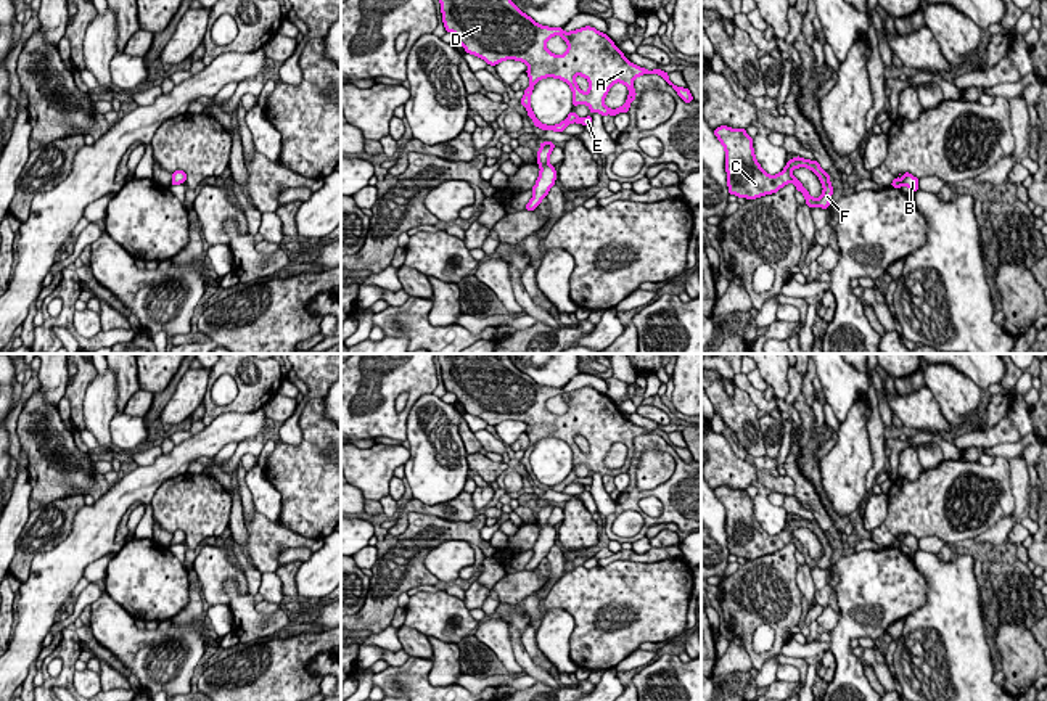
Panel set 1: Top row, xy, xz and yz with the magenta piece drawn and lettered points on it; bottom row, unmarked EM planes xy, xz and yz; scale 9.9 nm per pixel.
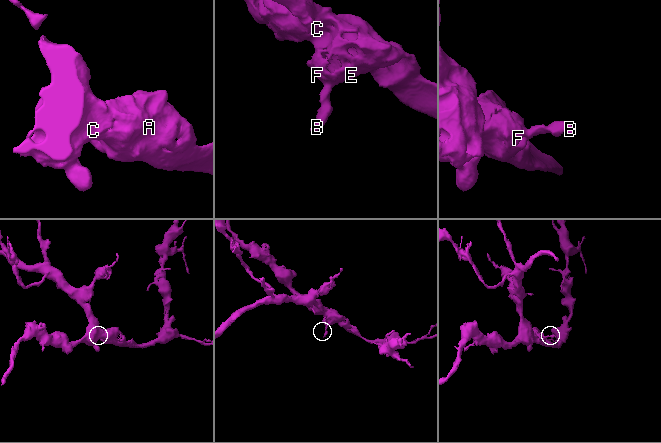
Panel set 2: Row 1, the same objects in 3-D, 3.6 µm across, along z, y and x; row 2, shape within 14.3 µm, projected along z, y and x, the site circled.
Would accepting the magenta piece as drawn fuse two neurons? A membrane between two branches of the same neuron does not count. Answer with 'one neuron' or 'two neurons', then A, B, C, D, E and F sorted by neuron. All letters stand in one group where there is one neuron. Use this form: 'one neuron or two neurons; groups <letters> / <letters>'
one neuron; groups A B C D E F

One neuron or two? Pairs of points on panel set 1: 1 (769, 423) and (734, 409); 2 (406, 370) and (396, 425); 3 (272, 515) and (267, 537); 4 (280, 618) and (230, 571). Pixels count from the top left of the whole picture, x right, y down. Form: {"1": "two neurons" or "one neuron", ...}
{"1": "two neurons", "2": "one neuron", "3": "two neurons", "4": "two neurons"}

